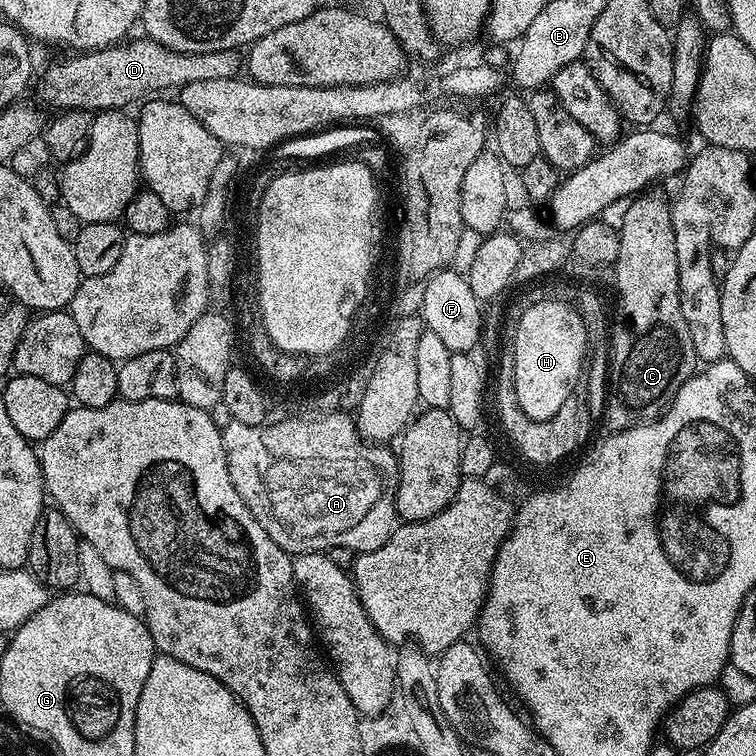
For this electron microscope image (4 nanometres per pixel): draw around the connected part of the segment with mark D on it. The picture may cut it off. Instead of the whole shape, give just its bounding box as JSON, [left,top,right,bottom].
[34,38,242,114]

